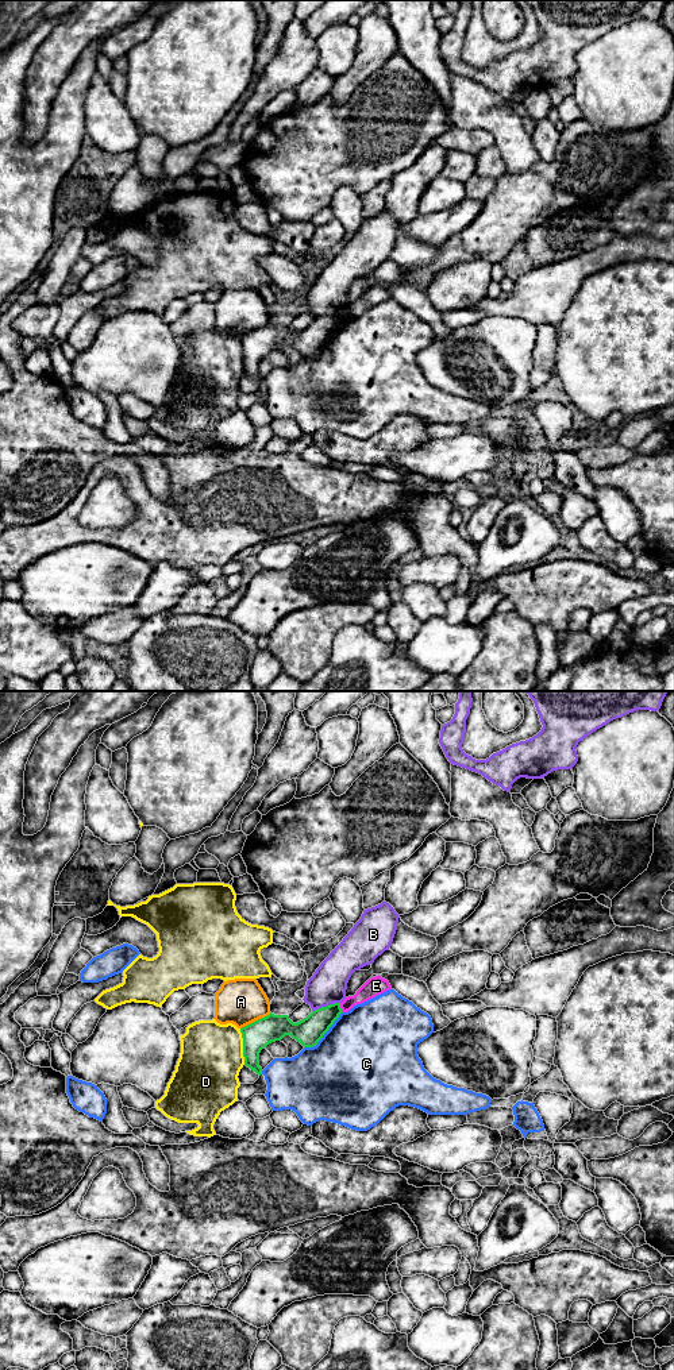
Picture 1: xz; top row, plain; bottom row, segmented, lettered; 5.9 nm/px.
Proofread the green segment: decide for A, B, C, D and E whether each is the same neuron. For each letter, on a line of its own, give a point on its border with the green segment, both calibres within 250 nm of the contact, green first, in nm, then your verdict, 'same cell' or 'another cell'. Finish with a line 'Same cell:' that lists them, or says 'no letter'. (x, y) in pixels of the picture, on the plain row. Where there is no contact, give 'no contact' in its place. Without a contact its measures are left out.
A: meets green in xz at (255, 330); 170 nm thick on the green side, 280 nm on the other; another cell
B: meets green in xz at (327, 315); 160 nm thick on the green side, 220 nm on the other; another cell
C: meets green in xz at (324, 342); 160 nm thick on the green side, 500 nm on the other; another cell
D: meets green in xz at (243, 355); 170 nm thick on the green side, 380 nm on the other; another cell
E: meets green in xz at (339, 316); 160 nm thick on the green side, 110 nm on the other; another cell
Same cell: no letter

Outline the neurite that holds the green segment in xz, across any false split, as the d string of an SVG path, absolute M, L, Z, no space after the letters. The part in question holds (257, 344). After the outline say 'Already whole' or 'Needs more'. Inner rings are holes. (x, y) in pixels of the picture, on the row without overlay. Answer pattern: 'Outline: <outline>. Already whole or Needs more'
Outline: M334 312L312 320L297 332L293 332L288 324L274 324L270 321L267 325L242 336L244 374L261 385L259 362L269 352L290 344L304 356L313 356L340 323L340 312Z. Already whole

